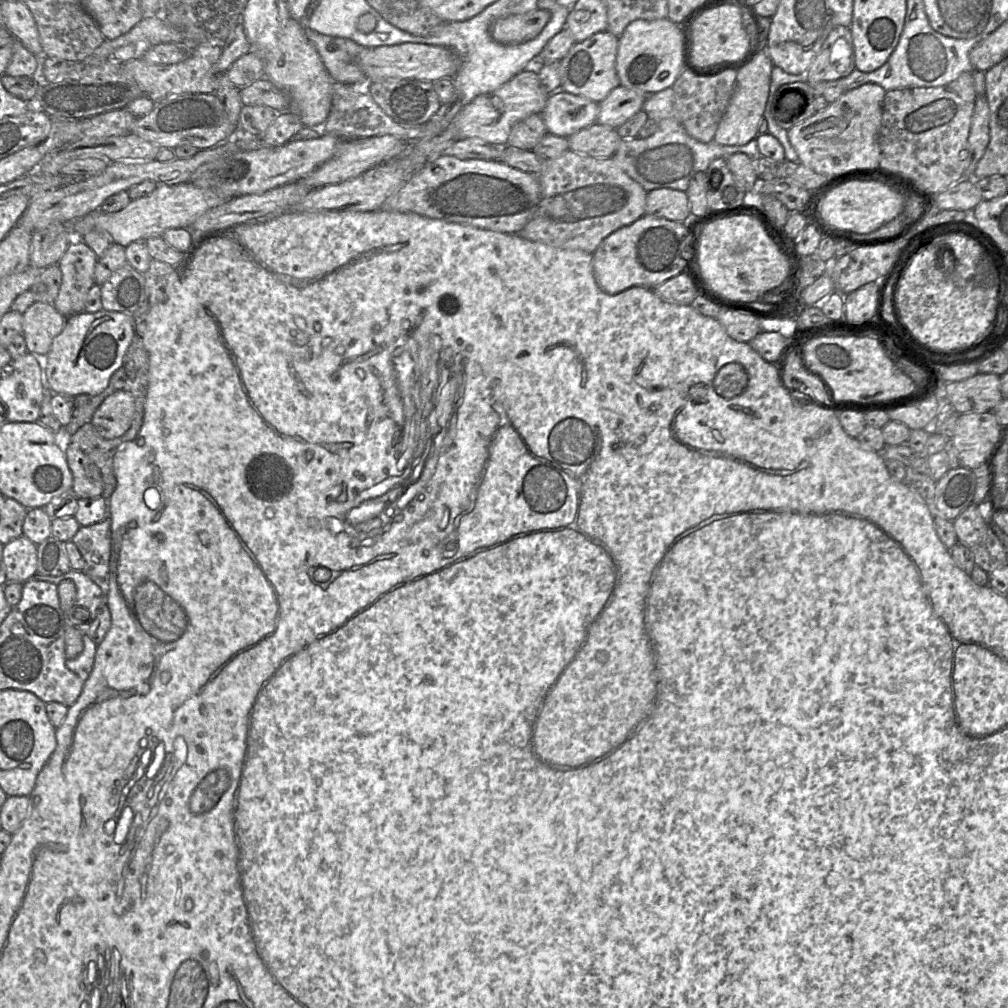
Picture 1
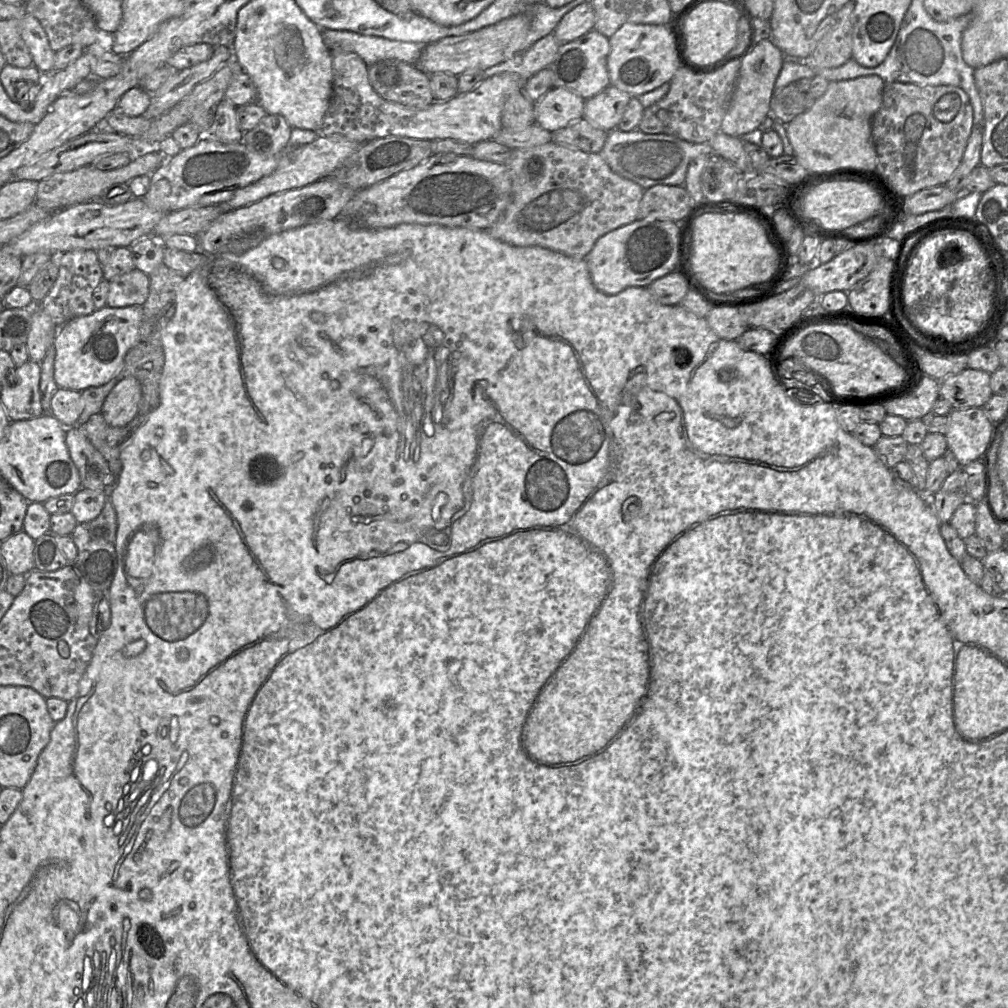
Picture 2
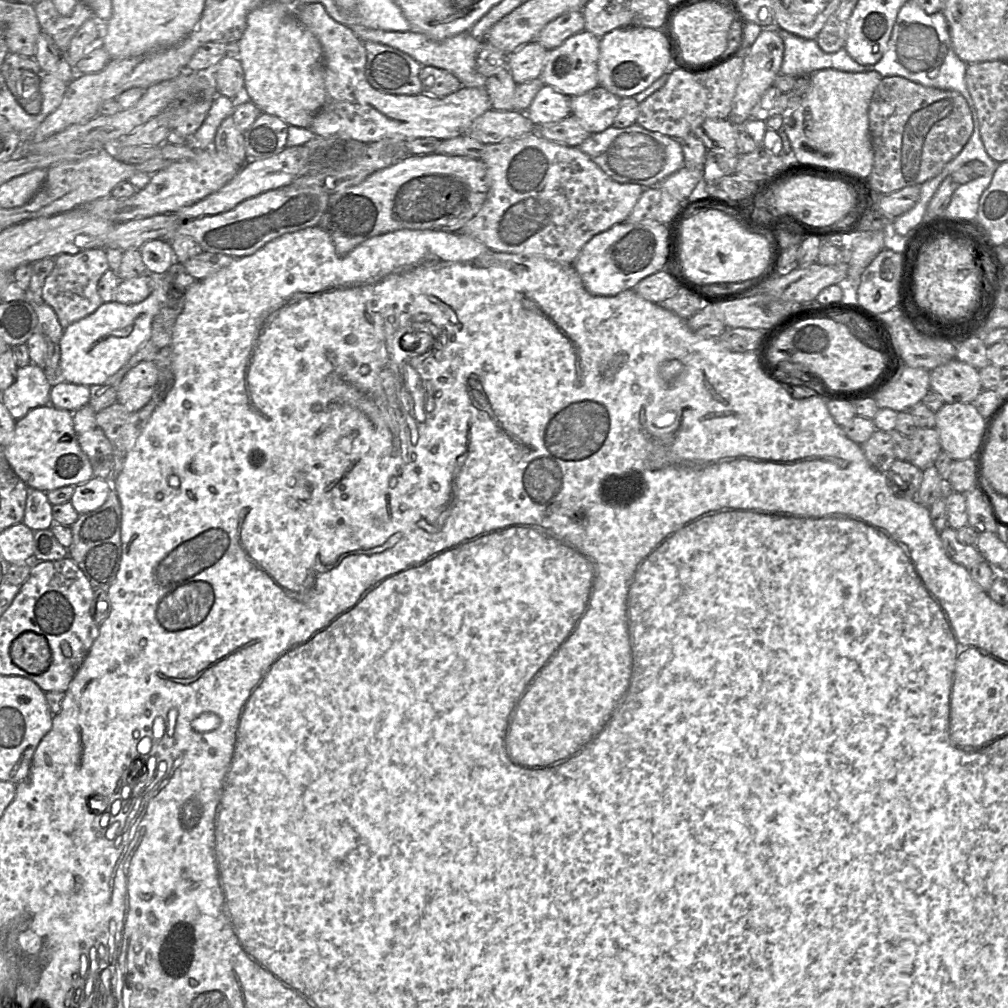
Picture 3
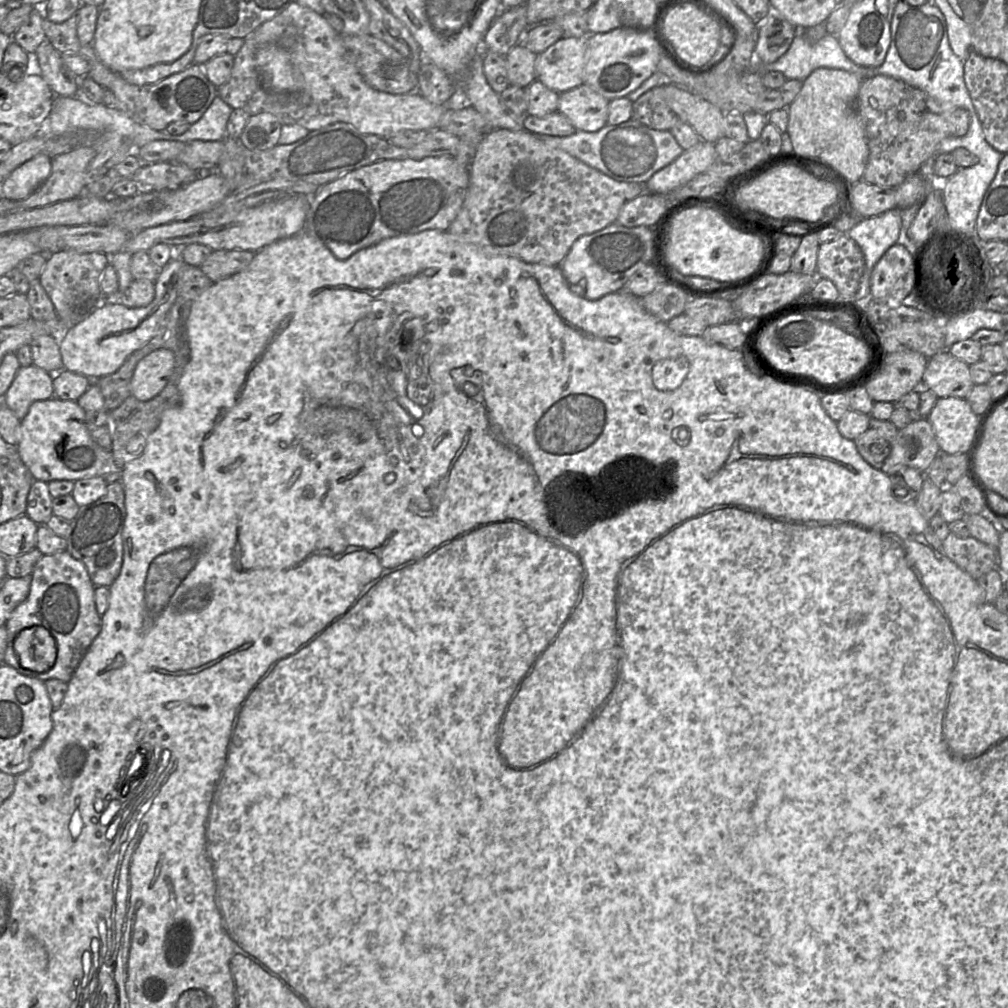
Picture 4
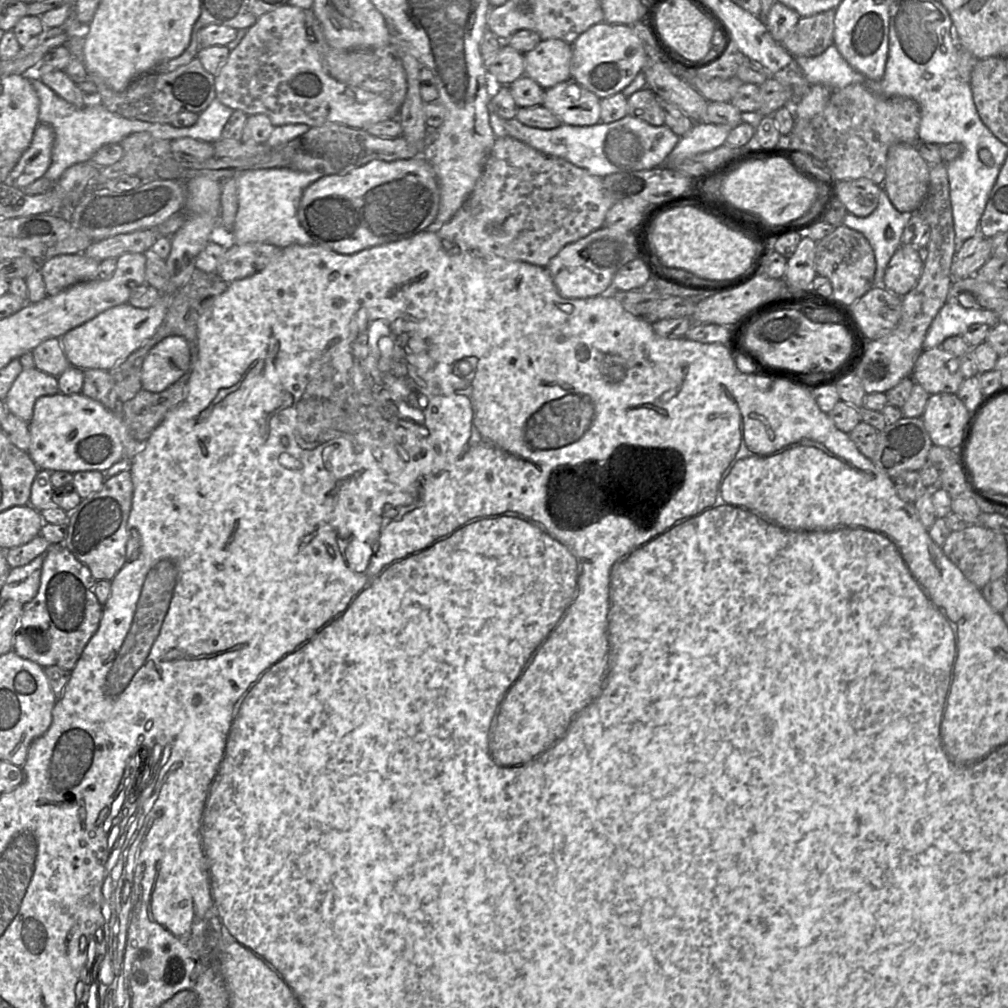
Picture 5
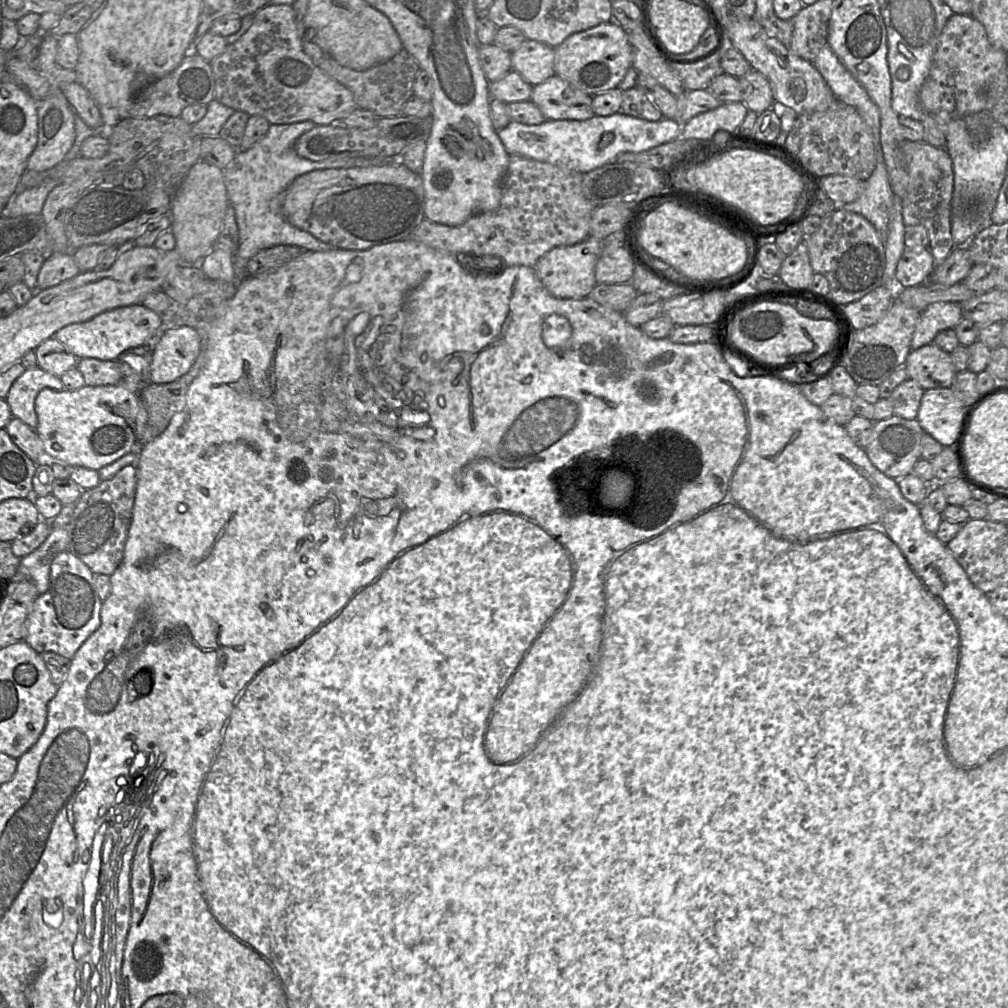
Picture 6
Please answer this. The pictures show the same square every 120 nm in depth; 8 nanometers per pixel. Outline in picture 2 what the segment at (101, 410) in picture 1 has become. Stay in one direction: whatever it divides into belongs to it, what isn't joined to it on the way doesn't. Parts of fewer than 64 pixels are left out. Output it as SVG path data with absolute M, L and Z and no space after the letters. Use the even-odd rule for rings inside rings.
M128 376L108 394L101 414L109 426L125 427L137 417L141 398L140 383L134 377Z

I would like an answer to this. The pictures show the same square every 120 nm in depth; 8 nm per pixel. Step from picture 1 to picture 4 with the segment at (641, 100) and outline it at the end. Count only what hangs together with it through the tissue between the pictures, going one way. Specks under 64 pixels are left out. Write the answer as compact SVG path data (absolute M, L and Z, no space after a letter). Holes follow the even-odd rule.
M583 83L576 88L559 94L558 111L568 118L576 130L596 132L607 125L610 100L587 84Z

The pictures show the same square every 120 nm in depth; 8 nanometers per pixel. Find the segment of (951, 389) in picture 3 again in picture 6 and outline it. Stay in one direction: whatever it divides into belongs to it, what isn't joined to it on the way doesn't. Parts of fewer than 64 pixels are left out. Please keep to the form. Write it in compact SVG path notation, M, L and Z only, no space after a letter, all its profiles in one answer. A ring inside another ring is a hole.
M933 342L911 349L905 361L908 377L924 390L952 387L957 370L950 354Z

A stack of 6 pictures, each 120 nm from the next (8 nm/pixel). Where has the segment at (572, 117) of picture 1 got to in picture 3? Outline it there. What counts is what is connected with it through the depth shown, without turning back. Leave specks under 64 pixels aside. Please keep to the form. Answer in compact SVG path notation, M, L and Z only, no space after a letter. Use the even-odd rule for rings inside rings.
M544 85L526 114L535 126L558 122L572 114L571 97L552 86Z

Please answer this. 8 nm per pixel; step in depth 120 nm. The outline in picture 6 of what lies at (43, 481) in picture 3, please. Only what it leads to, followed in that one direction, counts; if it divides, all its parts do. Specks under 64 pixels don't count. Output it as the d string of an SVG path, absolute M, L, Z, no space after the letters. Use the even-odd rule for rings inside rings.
M121 385L88 386L78 390L42 389L35 399L38 424L35 428L51 461L61 461L73 467L99 470L133 451L146 422L147 412L138 394Z

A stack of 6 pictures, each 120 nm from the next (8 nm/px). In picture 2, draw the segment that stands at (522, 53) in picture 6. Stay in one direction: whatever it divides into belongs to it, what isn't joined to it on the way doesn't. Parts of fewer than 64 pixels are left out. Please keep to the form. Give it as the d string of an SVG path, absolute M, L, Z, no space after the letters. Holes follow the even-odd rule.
M593 29L574 41L561 44L551 69L554 73L554 86L564 87L585 100L597 95L611 85L608 71L609 38Z

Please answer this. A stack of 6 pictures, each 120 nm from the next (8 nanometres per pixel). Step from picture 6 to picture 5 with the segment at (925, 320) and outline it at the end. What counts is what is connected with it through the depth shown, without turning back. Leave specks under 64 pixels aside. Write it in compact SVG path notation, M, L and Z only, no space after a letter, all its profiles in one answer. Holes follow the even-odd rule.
M946 302L926 333L923 350L940 347L946 338L963 335L973 324L993 327L999 322L998 313L995 311L965 308L958 303Z

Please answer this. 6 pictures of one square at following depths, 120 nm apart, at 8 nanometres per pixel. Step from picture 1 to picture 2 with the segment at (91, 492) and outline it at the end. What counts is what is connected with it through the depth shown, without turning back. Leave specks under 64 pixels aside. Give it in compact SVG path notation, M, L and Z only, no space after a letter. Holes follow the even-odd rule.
M81 426L67 428L66 446L81 479L81 489L105 491L109 487L111 471L103 455L89 442Z

